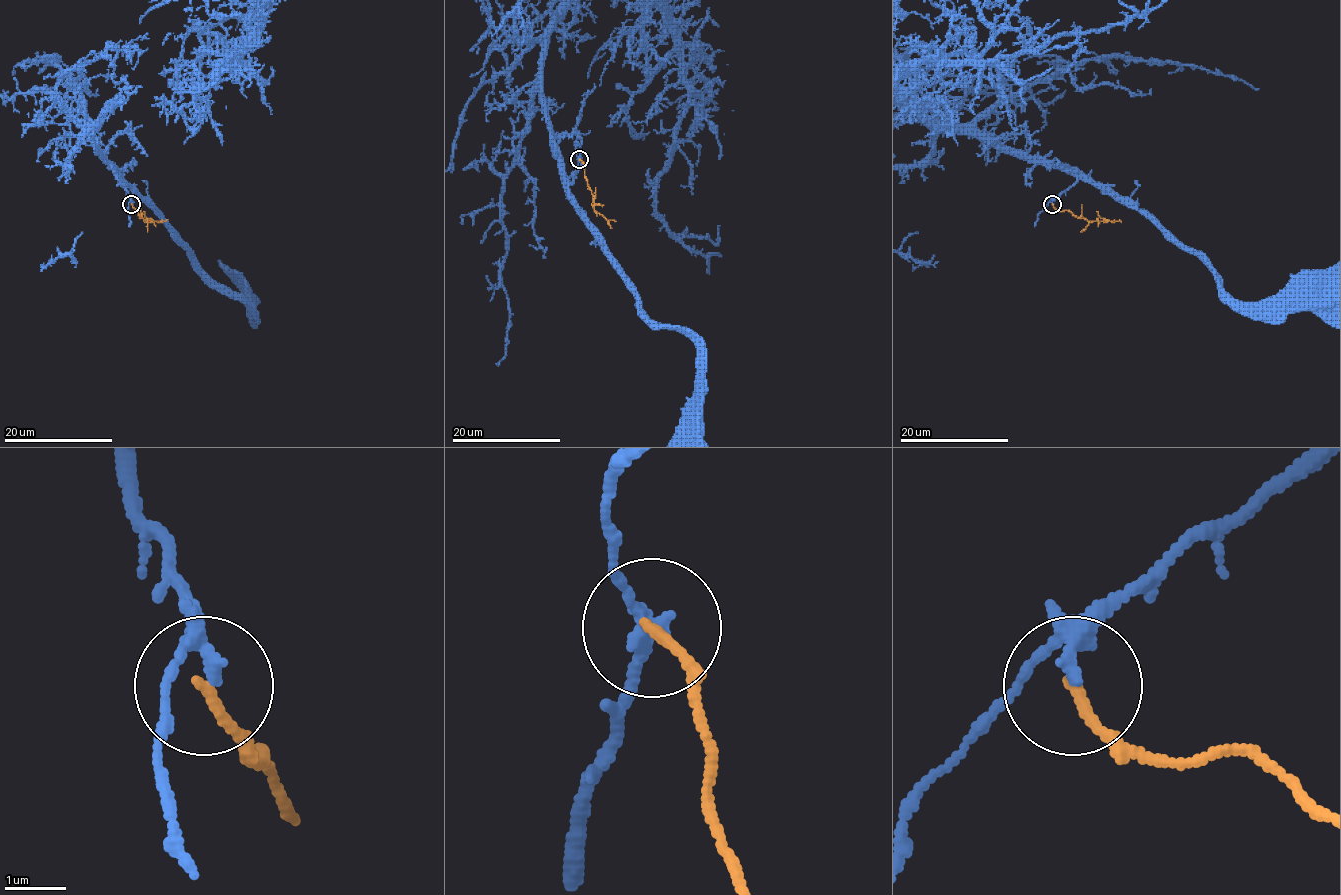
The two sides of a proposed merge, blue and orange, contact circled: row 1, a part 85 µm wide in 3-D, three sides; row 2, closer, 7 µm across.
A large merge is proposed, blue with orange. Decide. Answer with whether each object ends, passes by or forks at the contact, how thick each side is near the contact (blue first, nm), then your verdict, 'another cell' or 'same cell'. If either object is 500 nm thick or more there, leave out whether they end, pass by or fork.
blue forks; orange ends; calibres 150 and 160 nm; another cell

